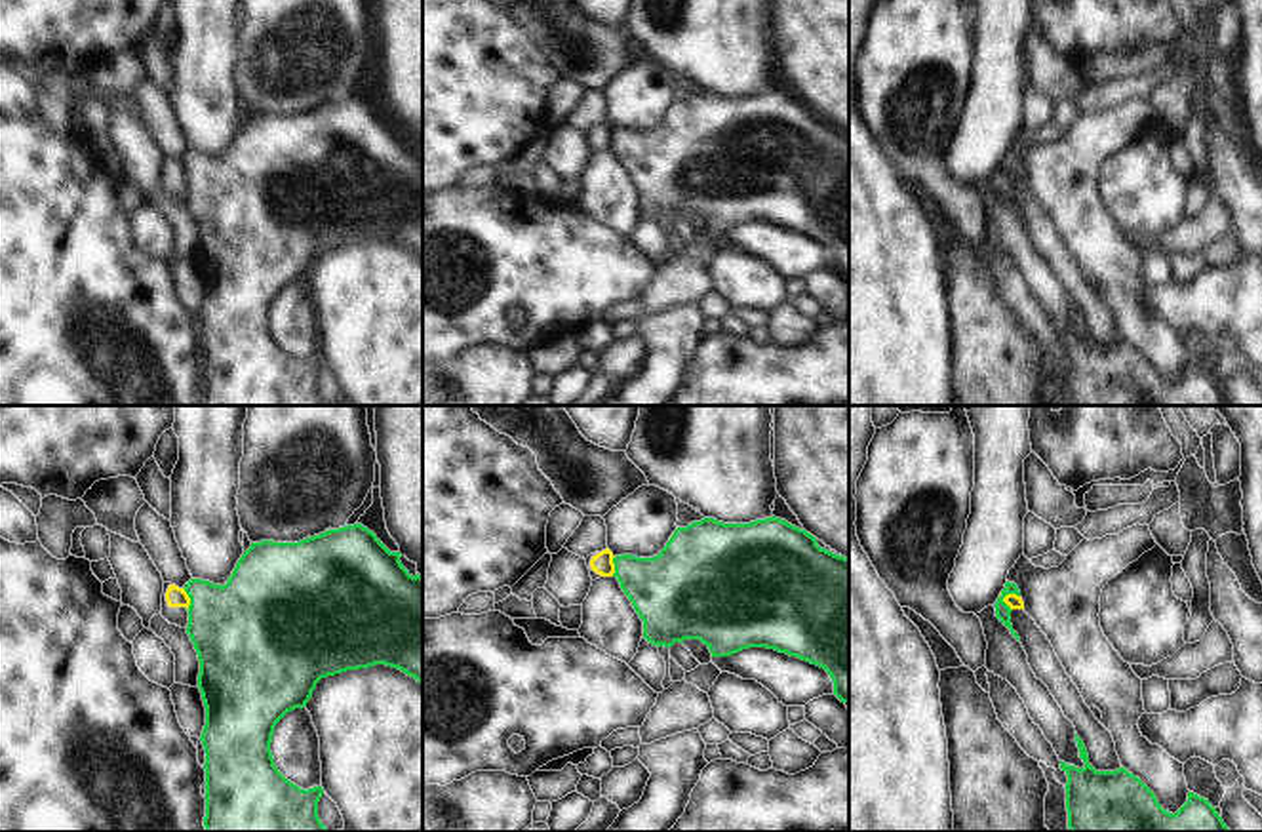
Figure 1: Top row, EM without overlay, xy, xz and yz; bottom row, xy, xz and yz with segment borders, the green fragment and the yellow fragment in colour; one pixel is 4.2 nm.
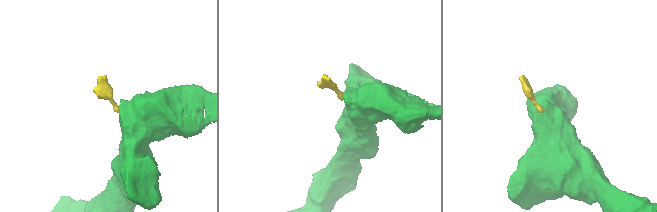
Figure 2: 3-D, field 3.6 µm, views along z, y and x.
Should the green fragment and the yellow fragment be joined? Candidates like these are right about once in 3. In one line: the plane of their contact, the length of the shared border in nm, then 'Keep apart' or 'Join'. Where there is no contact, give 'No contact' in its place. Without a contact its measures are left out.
Touches green in yz. Shared border 90 nm. Keep apart

